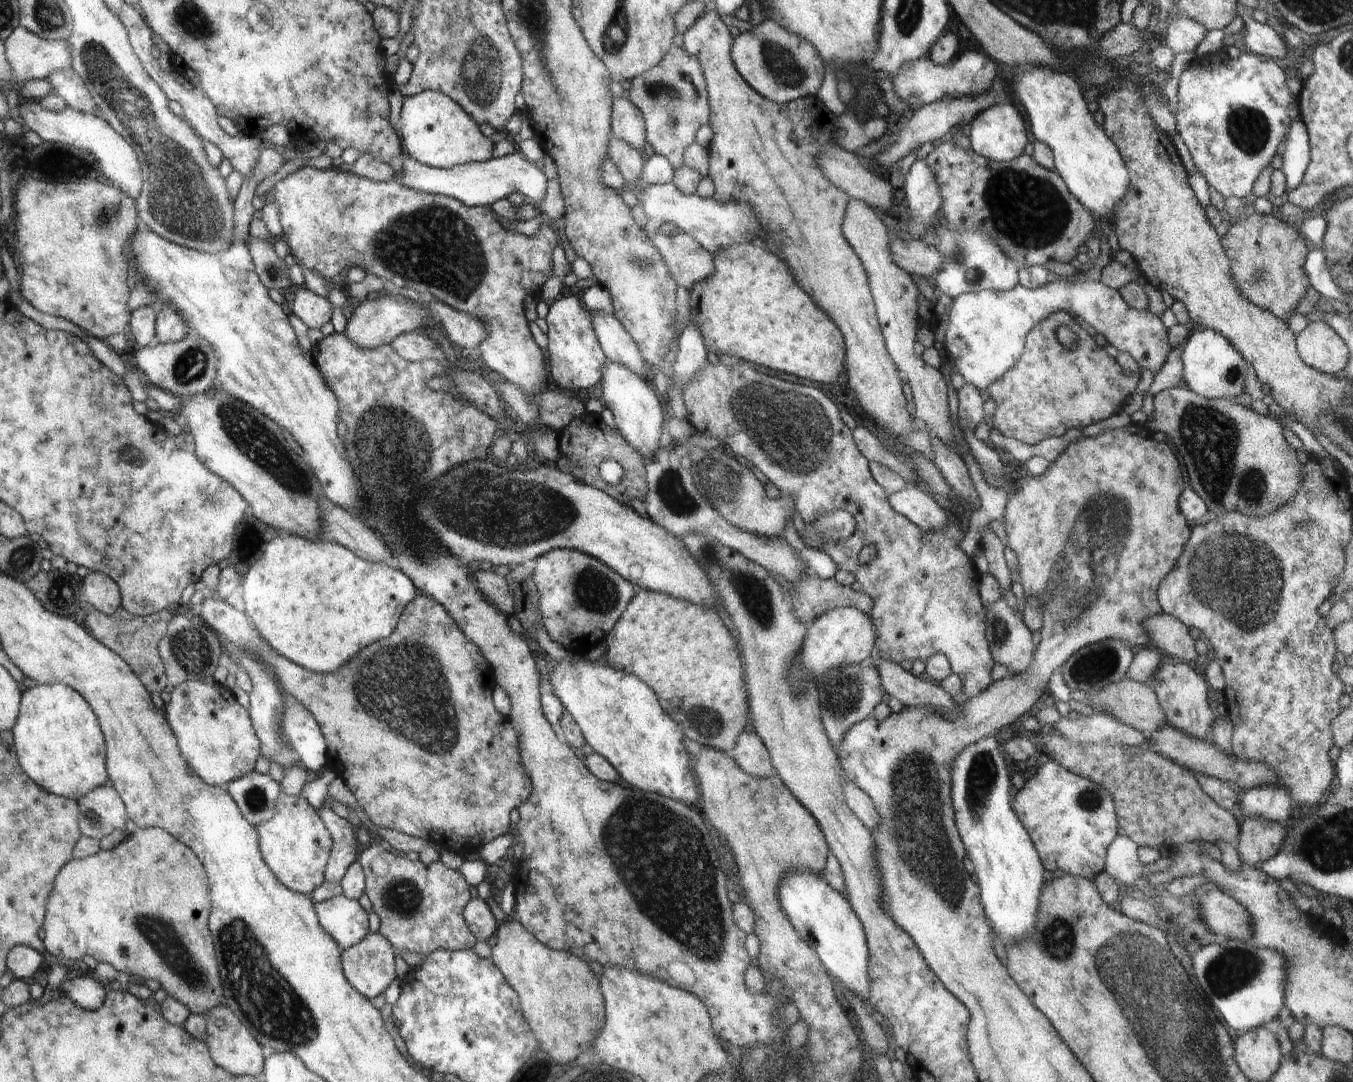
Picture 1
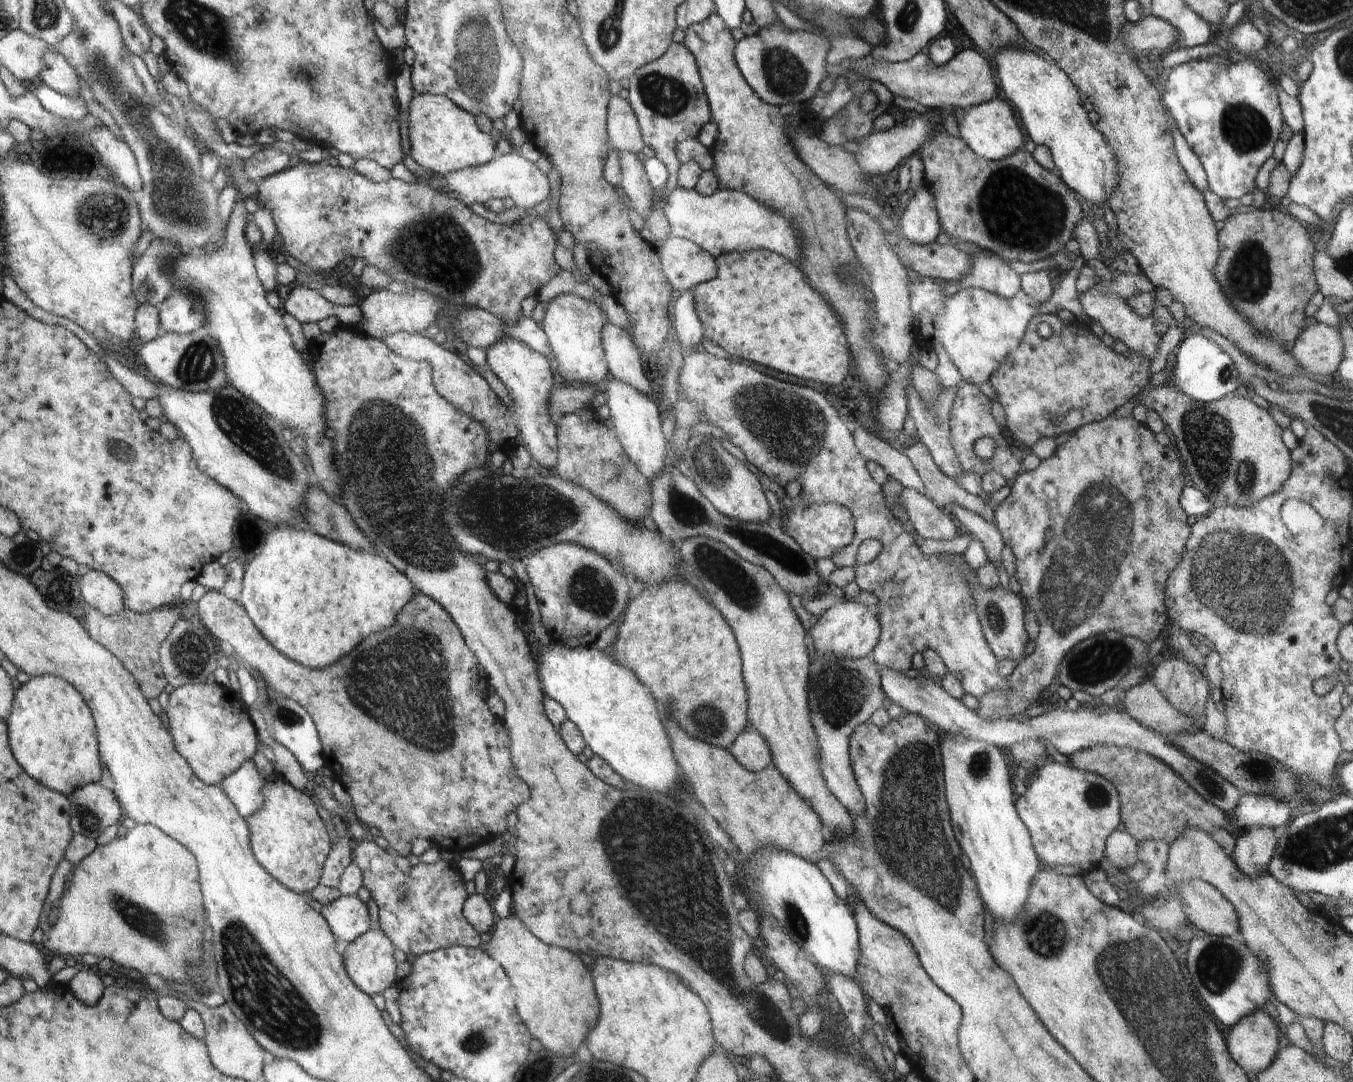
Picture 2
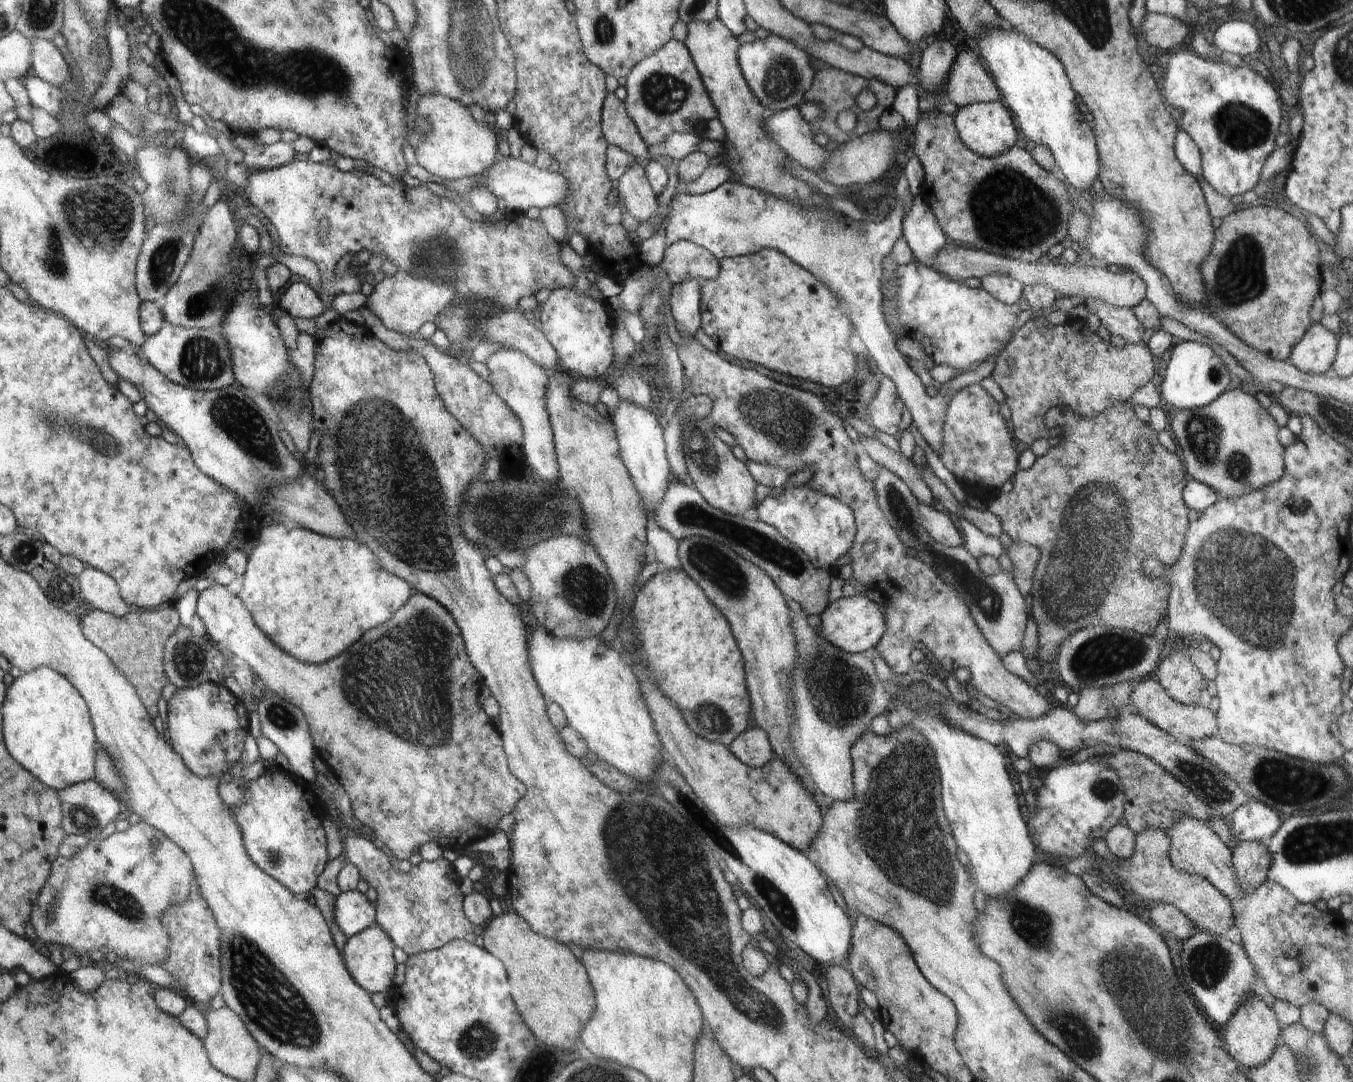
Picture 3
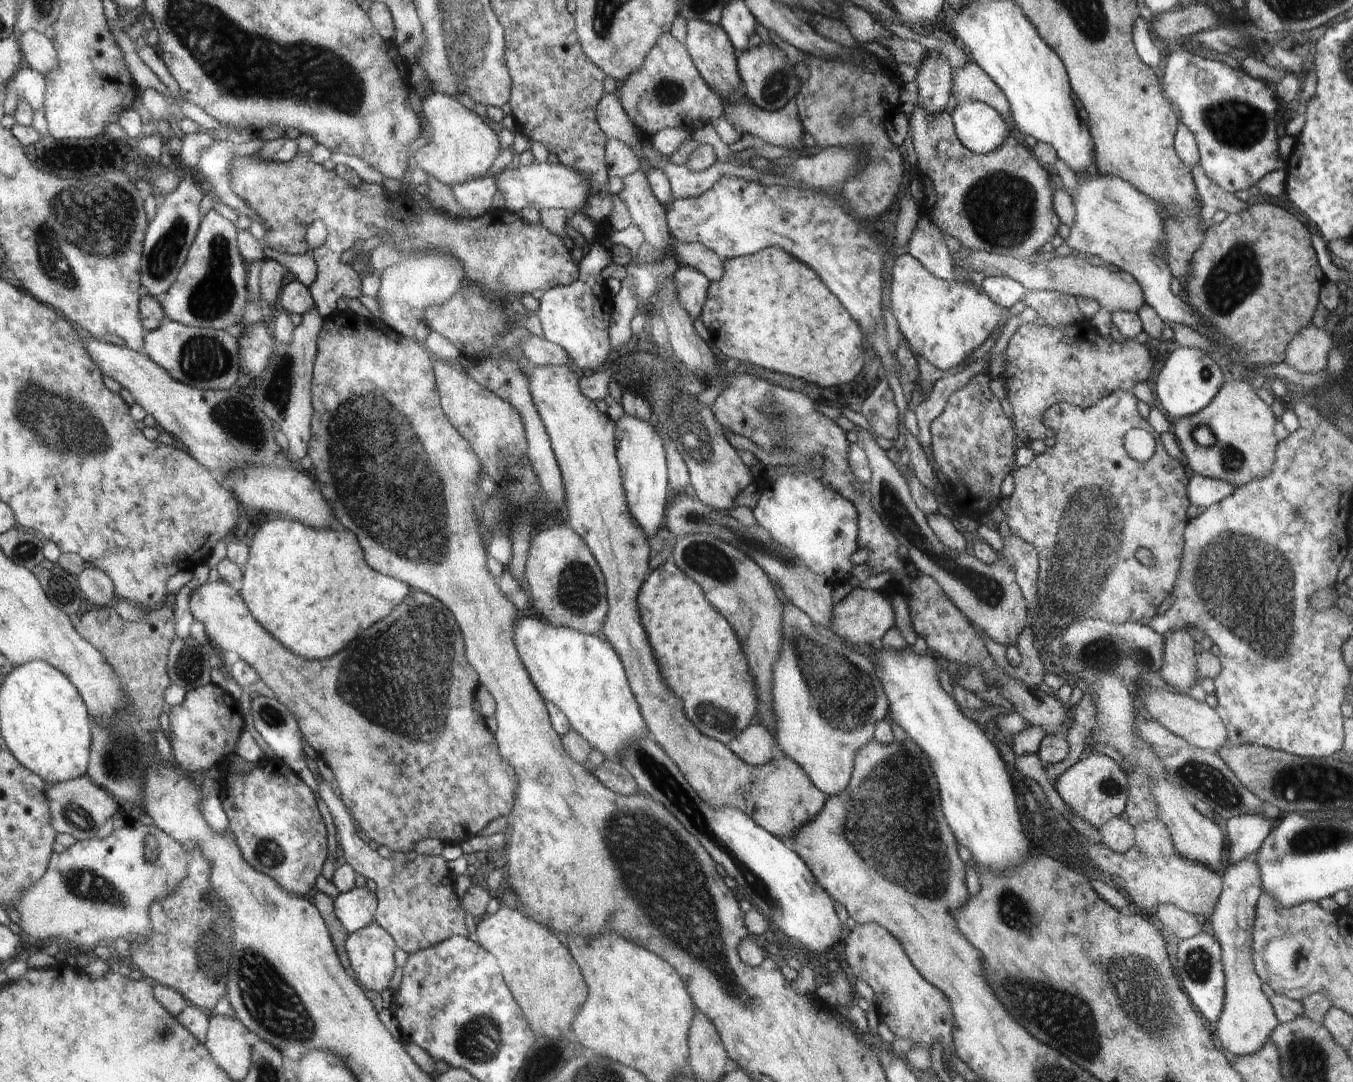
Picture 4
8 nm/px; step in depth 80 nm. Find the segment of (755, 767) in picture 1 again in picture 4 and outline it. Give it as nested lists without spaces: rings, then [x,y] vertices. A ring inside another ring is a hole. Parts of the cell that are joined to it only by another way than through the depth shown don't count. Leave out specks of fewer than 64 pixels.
[[[754,722],[744,735],[727,745],[727,748],[738,754],[748,765],[763,766],[773,760],[772,748],[777,745],[774,734],[766,725]]]

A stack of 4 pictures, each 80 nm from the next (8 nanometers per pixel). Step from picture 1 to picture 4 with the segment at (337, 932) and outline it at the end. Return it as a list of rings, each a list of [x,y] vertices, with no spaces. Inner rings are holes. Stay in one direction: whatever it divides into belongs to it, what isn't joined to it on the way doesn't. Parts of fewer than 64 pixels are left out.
[[[358,888],[346,893],[340,893],[334,900],[335,914],[344,926],[348,935],[360,931],[375,918],[376,894],[367,888]]]

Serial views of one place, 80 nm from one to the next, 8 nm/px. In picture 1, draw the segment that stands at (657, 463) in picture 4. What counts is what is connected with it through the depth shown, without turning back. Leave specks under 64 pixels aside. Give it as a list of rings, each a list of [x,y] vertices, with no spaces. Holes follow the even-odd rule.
[[[612,360],[604,364],[603,382],[597,395],[606,408],[612,412],[616,428],[622,432],[622,436],[630,444],[634,444],[634,448],[638,450],[638,454],[646,463],[646,458],[650,458],[652,454],[656,454],[656,450],[660,450],[658,438],[662,432],[662,410],[660,410],[656,394],[636,372]]]

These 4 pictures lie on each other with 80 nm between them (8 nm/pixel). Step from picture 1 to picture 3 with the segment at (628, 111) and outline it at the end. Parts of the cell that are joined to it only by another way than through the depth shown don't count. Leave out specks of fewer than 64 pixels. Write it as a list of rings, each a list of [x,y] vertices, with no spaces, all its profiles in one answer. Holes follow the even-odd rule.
[[[614,93],[607,94],[602,112],[603,134],[608,144],[624,150],[636,160],[652,160],[648,146],[627,114],[625,102],[620,101]]]

